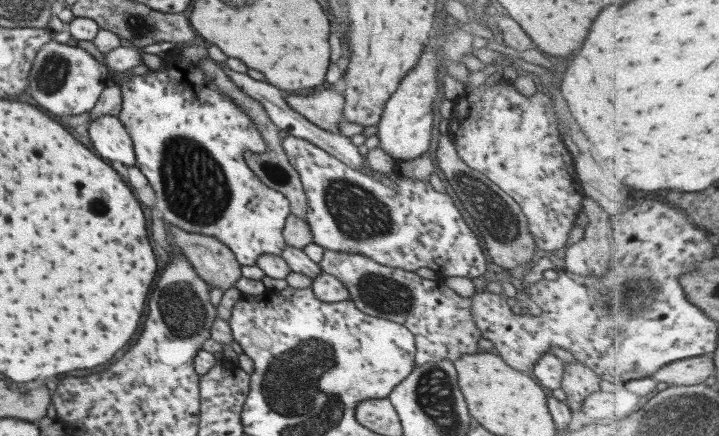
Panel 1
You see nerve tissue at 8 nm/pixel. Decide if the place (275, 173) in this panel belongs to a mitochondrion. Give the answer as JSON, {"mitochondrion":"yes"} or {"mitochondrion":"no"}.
{"mitochondrion":"yes"}

